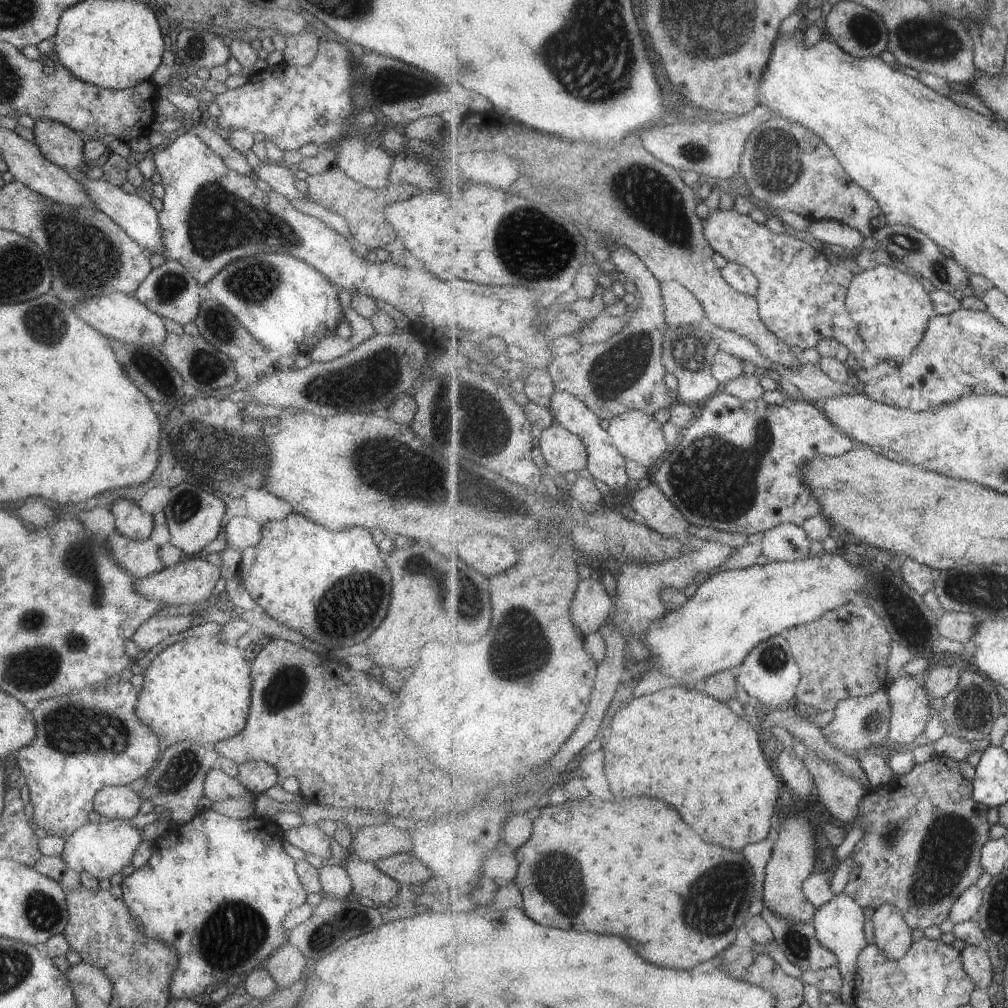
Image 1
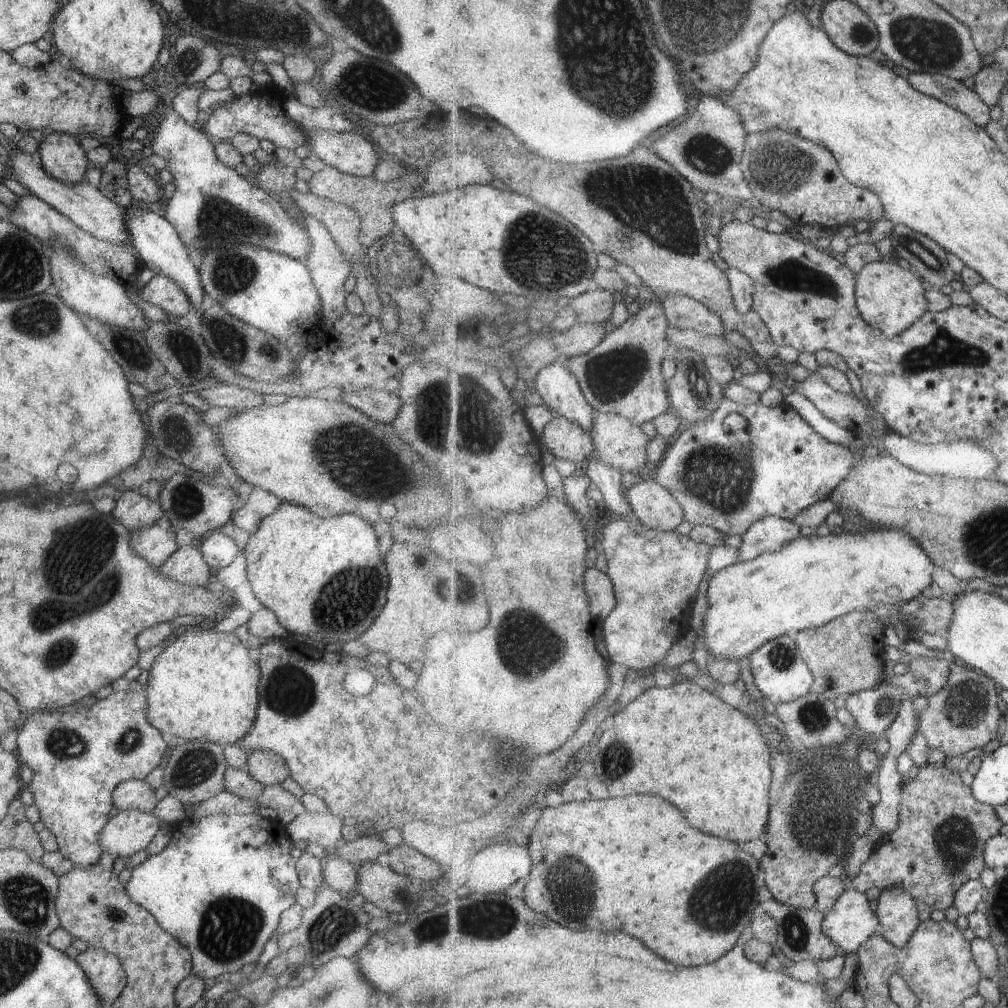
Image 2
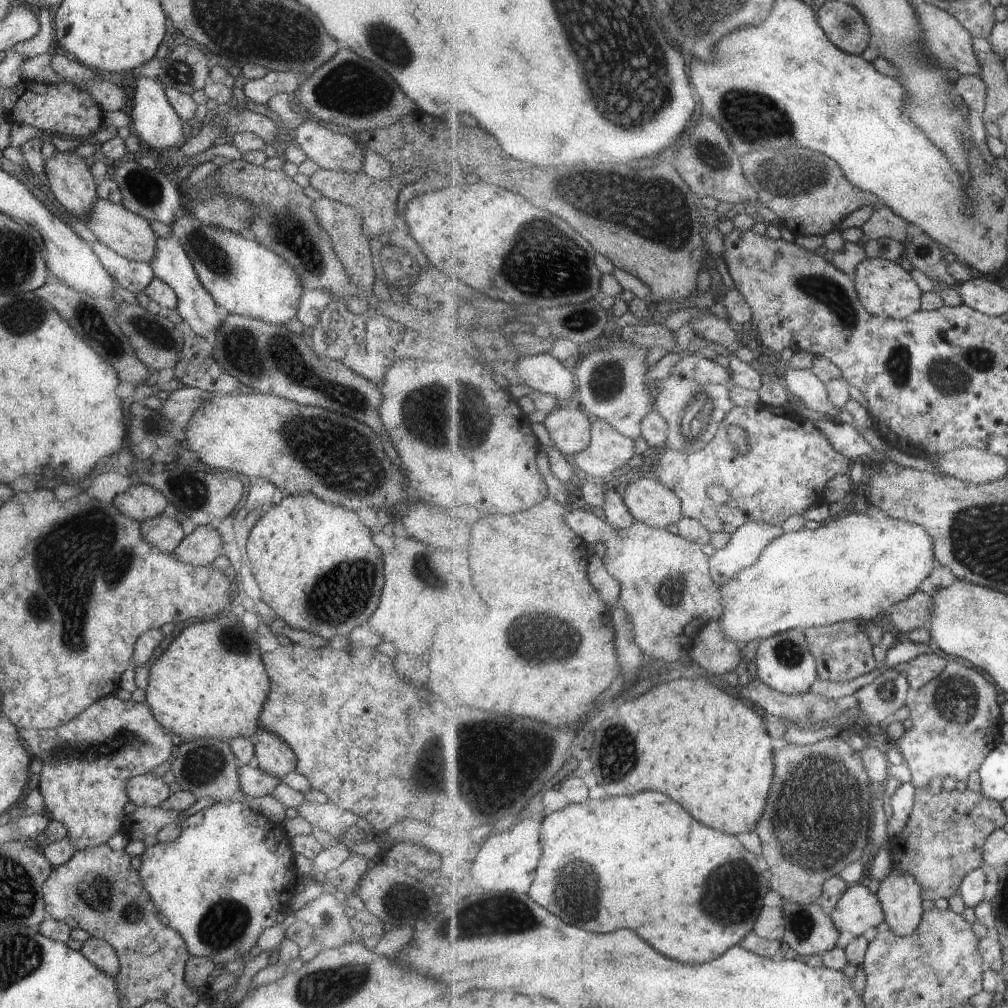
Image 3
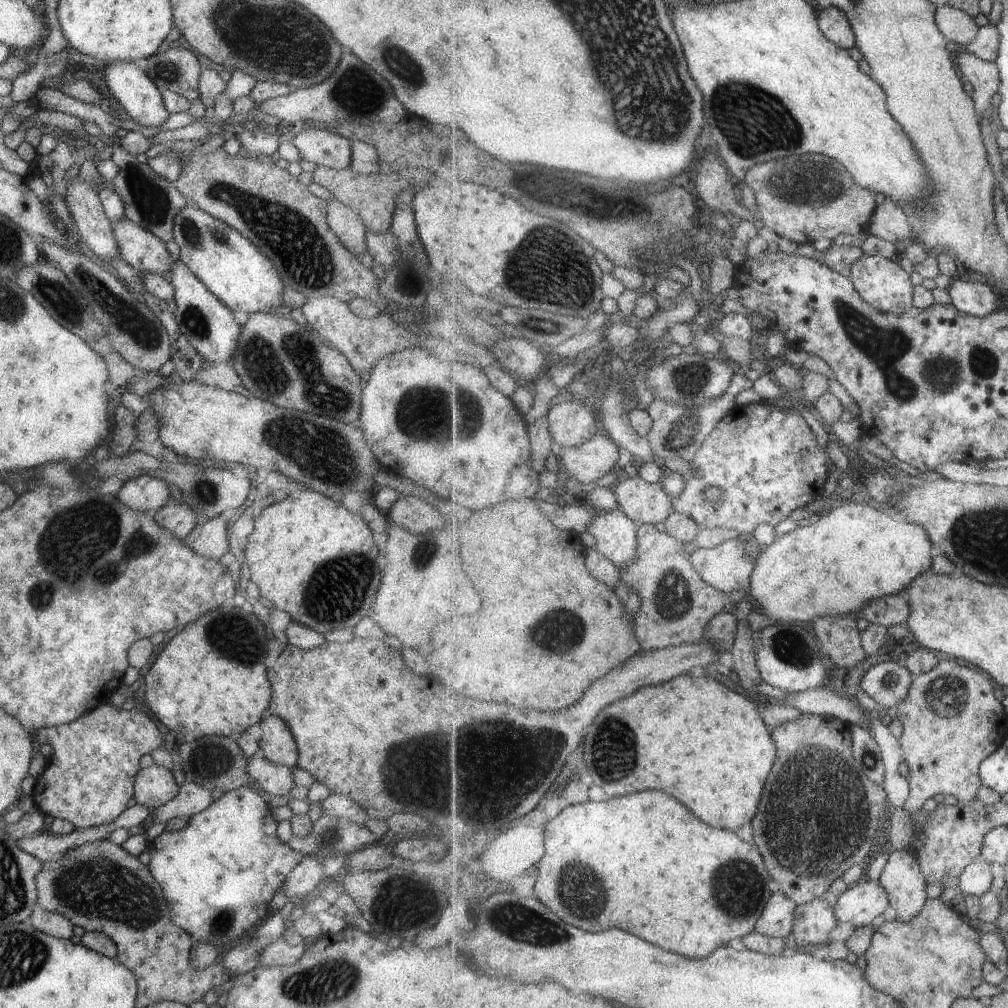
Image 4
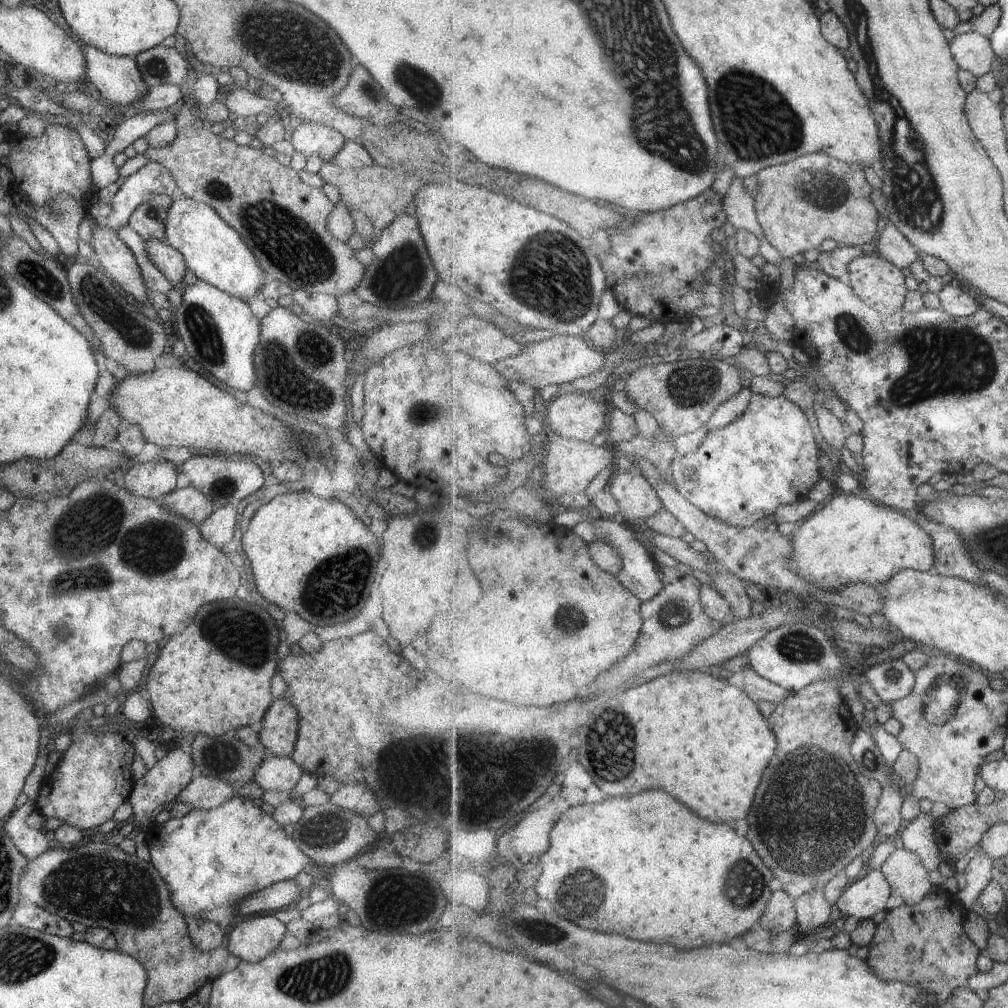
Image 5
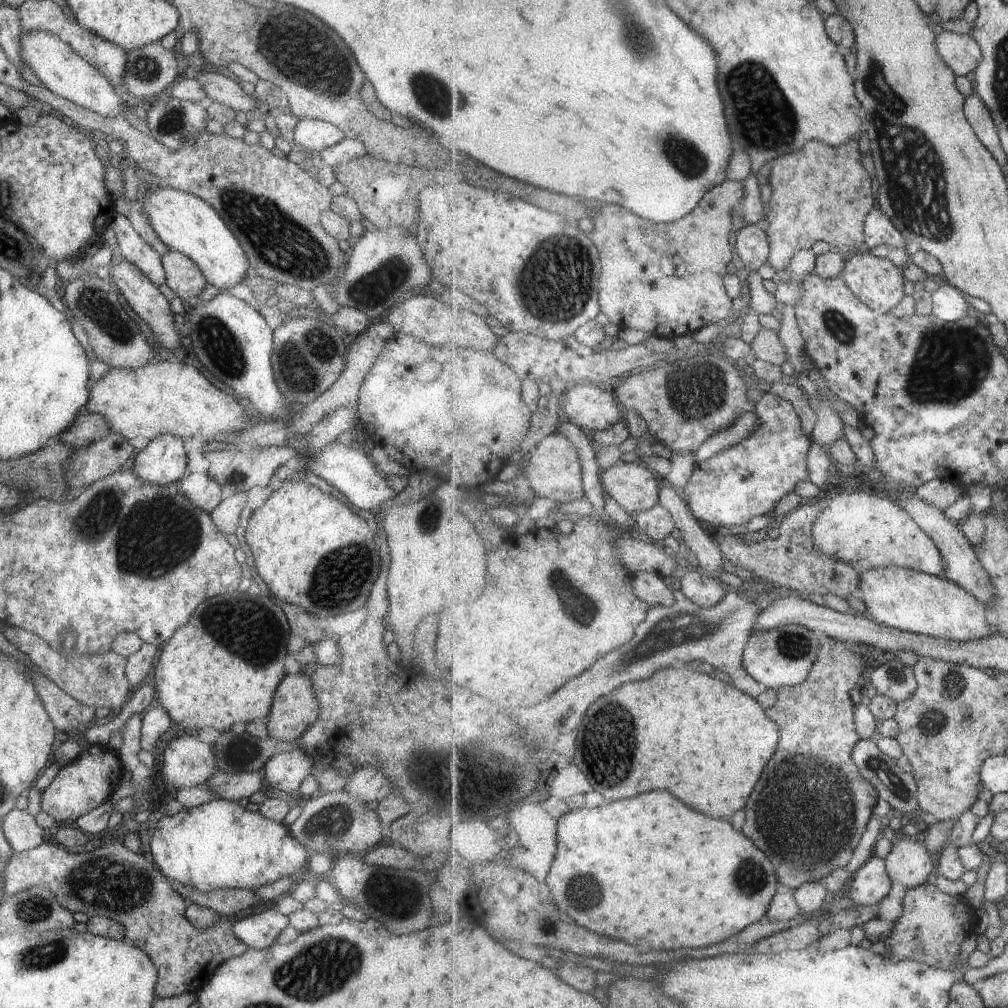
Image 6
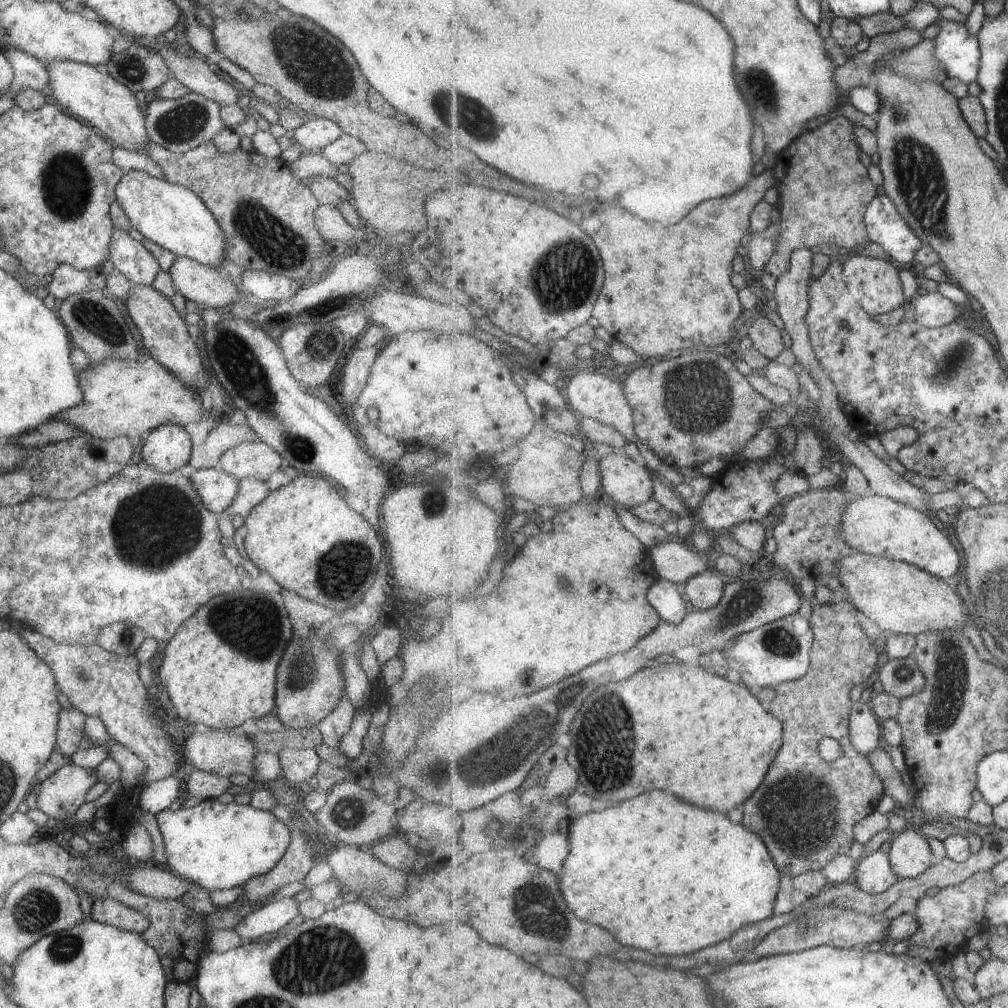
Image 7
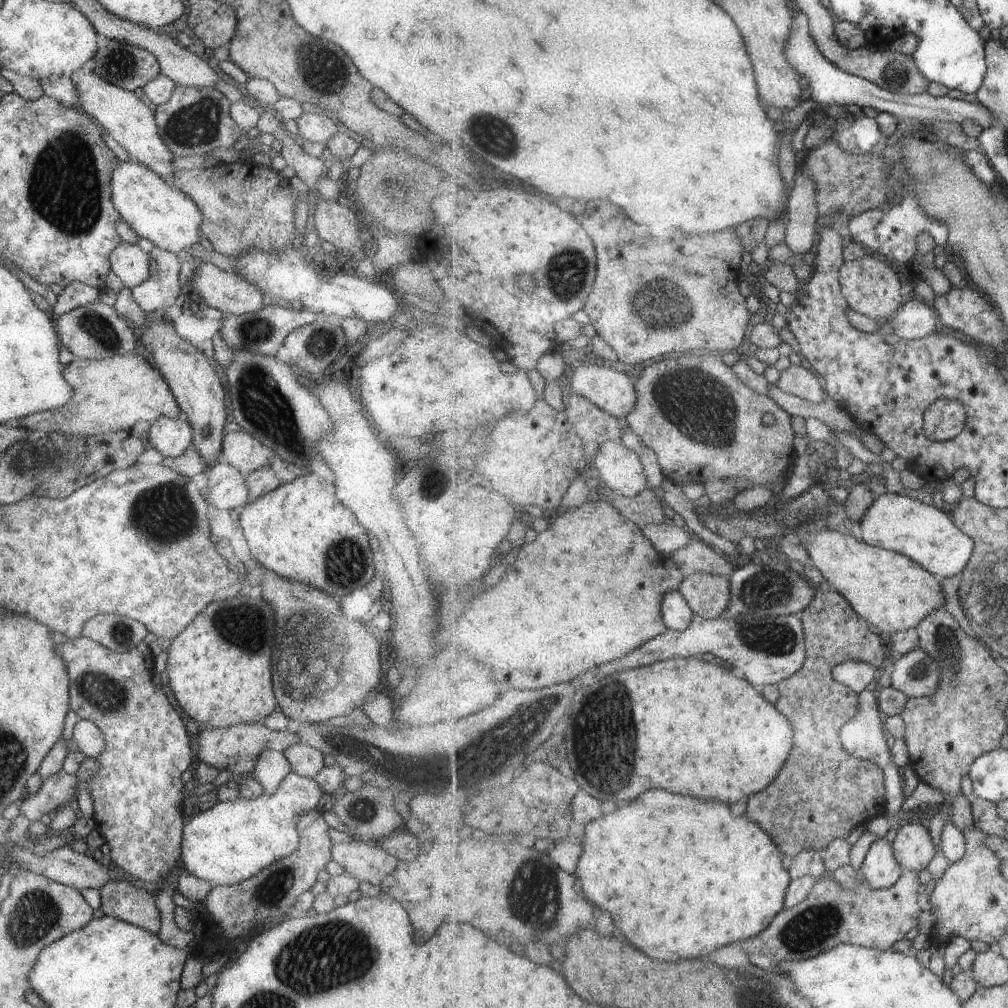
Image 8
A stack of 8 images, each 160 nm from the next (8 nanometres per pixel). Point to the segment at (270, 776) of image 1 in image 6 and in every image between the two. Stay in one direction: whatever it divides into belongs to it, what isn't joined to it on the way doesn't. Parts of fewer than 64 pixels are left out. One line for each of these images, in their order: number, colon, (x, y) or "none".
2: (265, 767)
3: (272, 756)
4: (276, 742)
5: (279, 725)
6: (293, 708)

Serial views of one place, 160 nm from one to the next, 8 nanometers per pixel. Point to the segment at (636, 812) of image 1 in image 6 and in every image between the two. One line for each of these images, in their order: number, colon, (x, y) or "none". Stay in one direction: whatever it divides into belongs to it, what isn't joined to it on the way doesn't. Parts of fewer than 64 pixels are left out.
2: (689, 896)
3: (661, 873)
4: (645, 863)
5: (669, 876)
6: (673, 877)

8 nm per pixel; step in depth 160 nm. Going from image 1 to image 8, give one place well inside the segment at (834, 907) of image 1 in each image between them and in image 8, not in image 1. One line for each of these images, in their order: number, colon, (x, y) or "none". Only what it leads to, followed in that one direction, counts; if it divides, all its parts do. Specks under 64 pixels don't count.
2: (852, 921)
3: (859, 911)
4: (862, 903)
5: (865, 897)
6: (871, 883)
7: (874, 874)
8: (880, 868)

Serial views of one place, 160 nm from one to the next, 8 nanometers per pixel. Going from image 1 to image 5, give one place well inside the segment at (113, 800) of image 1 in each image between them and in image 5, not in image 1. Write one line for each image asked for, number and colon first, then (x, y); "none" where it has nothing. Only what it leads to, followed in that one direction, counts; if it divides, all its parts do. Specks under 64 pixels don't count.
2: (131, 794)
3: (146, 790)
4: (153, 785)
5: (158, 786)

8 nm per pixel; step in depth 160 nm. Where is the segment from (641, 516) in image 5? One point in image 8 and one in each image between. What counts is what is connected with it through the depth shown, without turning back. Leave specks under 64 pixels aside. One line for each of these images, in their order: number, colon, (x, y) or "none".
6: (634, 486)
7: (626, 482)
8: (615, 464)

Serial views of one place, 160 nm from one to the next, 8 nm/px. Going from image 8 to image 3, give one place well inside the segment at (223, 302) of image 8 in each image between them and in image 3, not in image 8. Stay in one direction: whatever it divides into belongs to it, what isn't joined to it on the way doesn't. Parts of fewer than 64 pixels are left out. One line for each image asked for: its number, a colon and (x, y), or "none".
3: (126, 233)
4: (140, 249)
5: (170, 262)
6: (181, 275)
7: (194, 281)

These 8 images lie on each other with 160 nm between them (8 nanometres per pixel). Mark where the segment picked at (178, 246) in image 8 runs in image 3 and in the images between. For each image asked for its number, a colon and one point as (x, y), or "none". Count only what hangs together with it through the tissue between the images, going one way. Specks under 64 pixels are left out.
3: (244, 278)
4: (235, 271)
5: (212, 250)
6: (185, 223)
7: (170, 215)

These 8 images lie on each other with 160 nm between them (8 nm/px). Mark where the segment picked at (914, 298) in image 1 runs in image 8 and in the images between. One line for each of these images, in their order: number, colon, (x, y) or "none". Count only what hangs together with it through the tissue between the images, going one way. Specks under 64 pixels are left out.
2: (892, 299)
3: (887, 290)
4: (882, 283)
5: (881, 284)
6: (879, 283)
7: (875, 283)
8: (871, 286)

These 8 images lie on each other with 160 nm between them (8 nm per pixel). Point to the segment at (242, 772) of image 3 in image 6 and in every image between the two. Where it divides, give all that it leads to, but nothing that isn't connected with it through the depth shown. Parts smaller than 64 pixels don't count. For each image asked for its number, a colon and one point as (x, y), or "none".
4: (276, 780)
5: (276, 773)
6: (285, 771)

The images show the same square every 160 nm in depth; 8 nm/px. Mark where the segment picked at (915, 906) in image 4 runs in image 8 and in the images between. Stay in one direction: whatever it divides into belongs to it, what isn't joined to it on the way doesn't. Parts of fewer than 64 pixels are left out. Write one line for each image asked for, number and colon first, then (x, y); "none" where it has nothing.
5: (909, 877)
6: (909, 863)
7: (910, 856)
8: (913, 848)

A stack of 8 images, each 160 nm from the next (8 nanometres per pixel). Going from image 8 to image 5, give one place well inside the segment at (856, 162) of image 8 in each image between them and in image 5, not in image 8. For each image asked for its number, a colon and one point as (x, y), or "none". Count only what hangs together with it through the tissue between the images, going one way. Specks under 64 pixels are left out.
5: (799, 204)
6: (824, 193)
7: (824, 189)

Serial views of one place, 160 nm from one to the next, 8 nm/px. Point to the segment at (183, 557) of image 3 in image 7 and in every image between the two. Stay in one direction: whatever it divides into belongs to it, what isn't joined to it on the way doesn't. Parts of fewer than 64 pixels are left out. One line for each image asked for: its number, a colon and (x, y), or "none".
4: (209, 539)
5: (217, 529)
6: (225, 515)
7: (250, 491)

